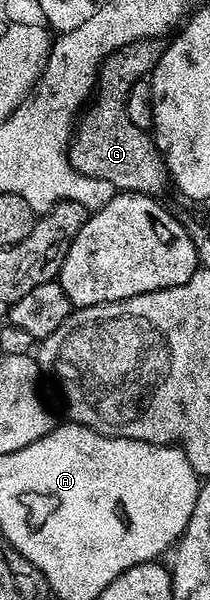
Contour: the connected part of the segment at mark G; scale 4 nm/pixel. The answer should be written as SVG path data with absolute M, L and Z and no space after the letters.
M162 38L137 40L102 59L102 64L98 67L98 79L94 81L93 93L85 105L84 111L77 117L68 149L70 165L87 181L103 180L104 183L111 184L114 190L142 192L144 188L142 180L163 179L165 181L167 179L166 162L154 145L153 135L140 130L140 126L134 125L132 118L128 118L128 94L132 94L132 86L136 86L138 80L147 79L153 73L166 46L167 41Z

